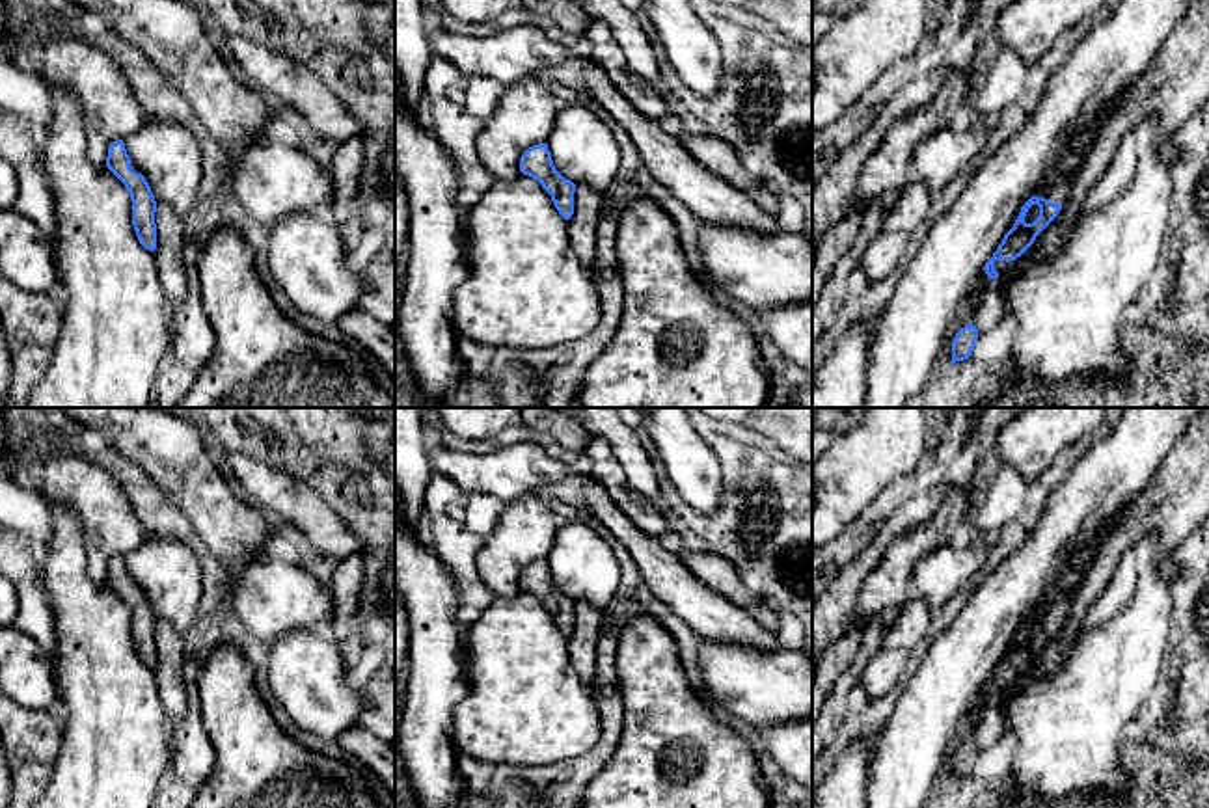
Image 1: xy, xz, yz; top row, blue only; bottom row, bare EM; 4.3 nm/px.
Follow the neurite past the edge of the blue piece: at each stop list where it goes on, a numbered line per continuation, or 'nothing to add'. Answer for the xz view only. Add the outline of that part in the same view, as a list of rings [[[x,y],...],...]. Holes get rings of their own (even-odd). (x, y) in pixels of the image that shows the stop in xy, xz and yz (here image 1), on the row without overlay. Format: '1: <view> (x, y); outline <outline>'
nothing to add

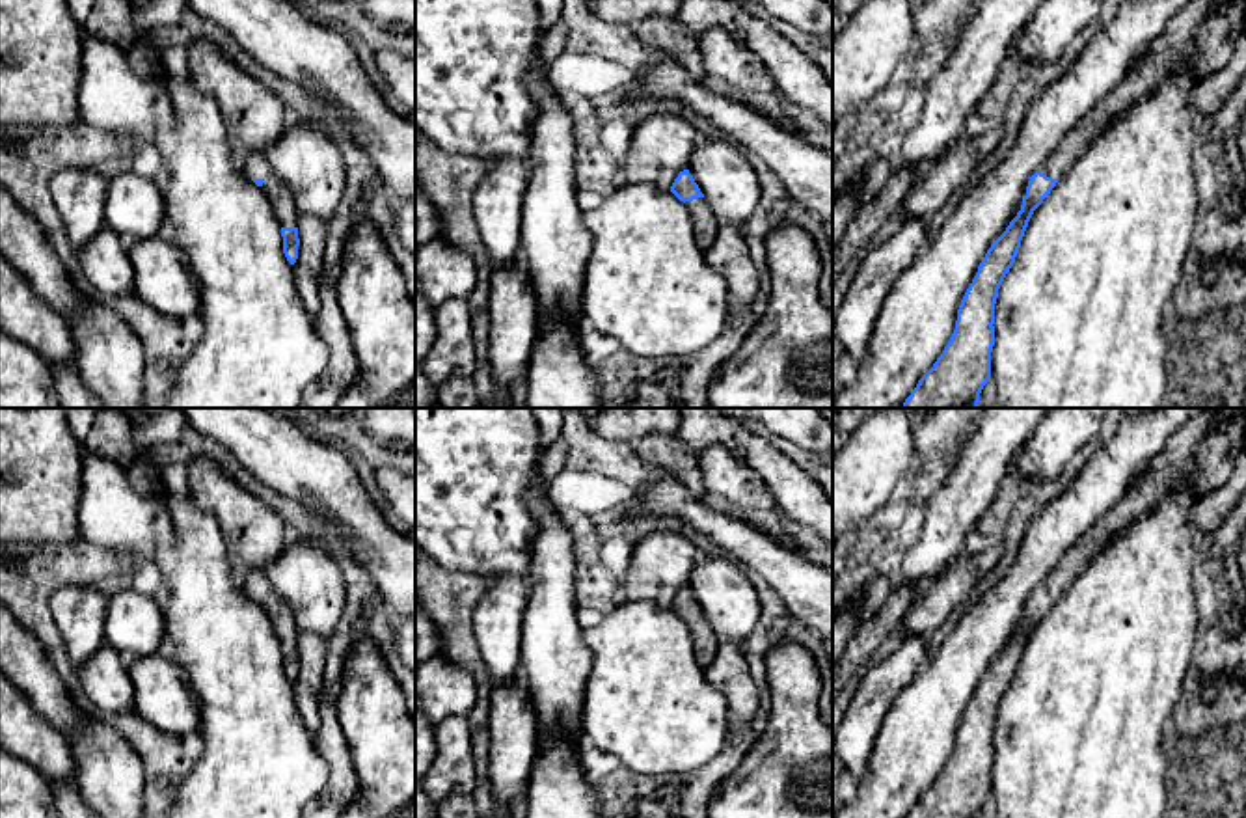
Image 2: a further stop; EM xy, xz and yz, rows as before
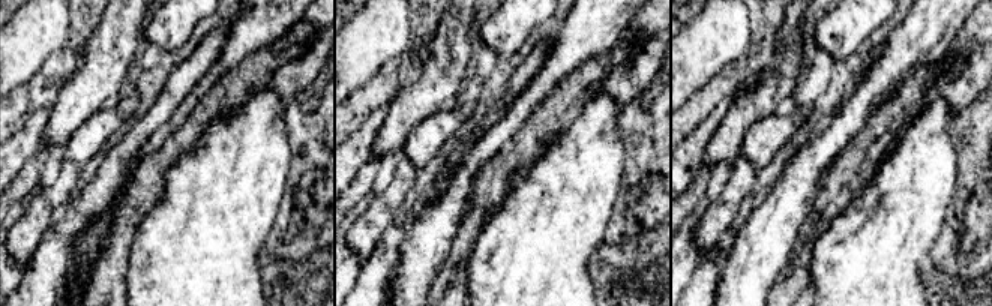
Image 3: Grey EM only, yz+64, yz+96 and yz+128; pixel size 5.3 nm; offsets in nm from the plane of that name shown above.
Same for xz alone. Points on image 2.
1: xz (704, 641); outline [[[697,615],[684,622],[693,637],[695,658],[706,669],[717,654],[719,639],[706,615]]]

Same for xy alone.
1: xy (256, 584); outline [[[251,570],[244,579],[250,596],[263,596],[263,609],[281,645],[298,645],[298,628],[287,602],[270,587],[264,570]]]

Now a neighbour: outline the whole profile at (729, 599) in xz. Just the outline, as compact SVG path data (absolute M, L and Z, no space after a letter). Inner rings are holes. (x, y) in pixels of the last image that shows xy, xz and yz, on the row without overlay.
M726 557L698 559L689 591L717 639L745 647L760 620L760 596L741 565Z

